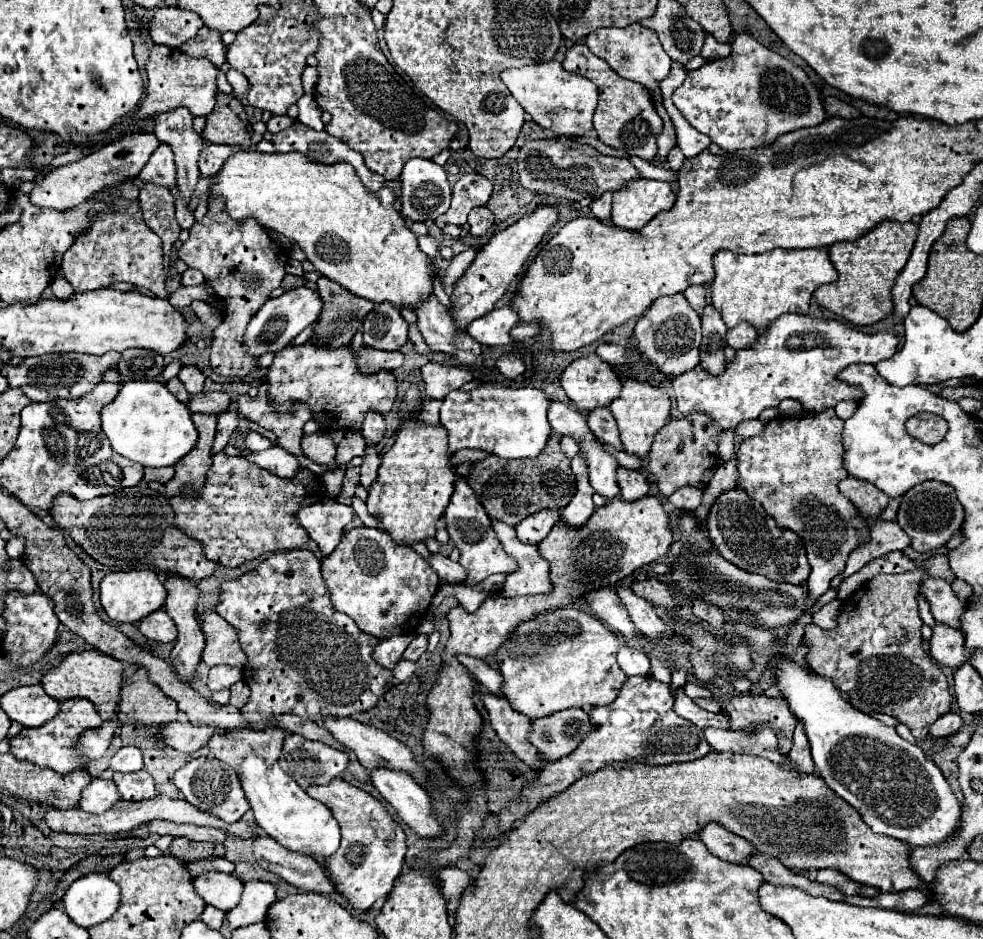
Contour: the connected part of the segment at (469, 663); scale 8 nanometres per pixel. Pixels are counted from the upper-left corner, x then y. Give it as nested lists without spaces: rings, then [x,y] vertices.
[[[459,657],[459,661],[473,673],[473,677],[489,691],[489,693],[493,693],[493,695],[497,695],[497,697],[505,697],[503,695],[503,691],[501,691],[501,673],[495,669],[495,667],[491,667],[491,665],[487,665],[485,661],[481,661],[481,659],[475,659],[475,657]]]

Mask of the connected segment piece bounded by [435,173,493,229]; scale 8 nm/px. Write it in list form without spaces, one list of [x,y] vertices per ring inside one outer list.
[[[465,173],[459,177],[459,181],[453,187],[453,199],[451,199],[451,207],[447,209],[447,213],[443,213],[441,217],[435,219],[435,225],[439,229],[443,229],[449,223],[455,225],[465,225],[467,223],[467,215],[471,209],[481,207],[489,201],[491,197],[491,183],[479,175],[479,173]]]

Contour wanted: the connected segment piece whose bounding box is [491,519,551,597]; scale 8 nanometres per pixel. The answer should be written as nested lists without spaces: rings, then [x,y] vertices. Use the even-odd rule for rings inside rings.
[[[491,519],[491,527],[501,541],[507,555],[517,561],[515,573],[509,573],[503,583],[505,595],[535,595],[535,593],[549,593],[549,565],[539,555],[537,545],[527,545],[517,539],[513,525],[503,525],[503,521]]]

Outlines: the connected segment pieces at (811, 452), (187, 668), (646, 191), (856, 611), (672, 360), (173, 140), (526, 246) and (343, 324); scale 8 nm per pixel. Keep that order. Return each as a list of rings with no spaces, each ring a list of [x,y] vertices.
[[[833,409],[805,413],[803,417],[777,417],[765,425],[761,435],[745,439],[735,455],[739,459],[737,487],[745,489],[755,501],[761,501],[781,527],[799,533],[805,541],[811,563],[807,589],[813,599],[819,599],[829,589],[829,581],[845,569],[849,553],[869,539],[867,519],[859,515],[837,487],[847,477],[841,465],[841,431],[843,421]]]
[[[169,575],[165,579],[165,589],[167,589],[167,601],[165,601],[165,611],[167,615],[173,619],[173,623],[177,625],[177,645],[173,647],[171,651],[171,661],[177,669],[177,675],[181,681],[189,681],[193,675],[195,675],[195,667],[201,659],[201,653],[203,653],[203,645],[205,645],[205,637],[199,629],[199,623],[197,623],[197,601],[199,601],[199,587],[193,585],[191,581],[187,581],[187,577],[179,577],[179,575]]]
[[[649,179],[631,181],[631,185],[613,193],[611,221],[623,229],[641,229],[659,211],[671,209],[675,197],[671,183]]]
[[[913,569],[895,575],[875,575],[869,579],[859,591],[849,595],[843,601],[843,609],[839,613],[839,625],[835,629],[819,629],[809,623],[803,635],[803,647],[807,647],[807,663],[809,667],[829,677],[835,685],[839,685],[845,695],[849,695],[849,703],[863,713],[887,713],[895,717],[899,723],[907,725],[915,739],[925,739],[933,721],[945,715],[951,709],[953,697],[949,695],[949,685],[943,671],[929,659],[923,649],[921,637],[921,617],[917,613],[917,593],[923,581],[923,569]]]
[[[681,293],[665,295],[659,297],[643,317],[639,317],[635,325],[635,339],[639,353],[655,363],[661,373],[667,377],[679,377],[699,365],[701,317],[691,309],[691,305],[687,305],[687,299]]]
[[[179,107],[179,109],[171,109],[167,113],[161,113],[157,115],[155,119],[155,135],[159,141],[165,141],[171,145],[173,153],[175,153],[175,165],[177,165],[177,187],[179,187],[179,195],[177,195],[177,201],[175,201],[175,219],[177,223],[181,225],[181,229],[189,229],[193,223],[195,223],[195,217],[193,213],[189,211],[187,203],[193,195],[193,189],[201,177],[199,173],[199,167],[197,167],[197,161],[199,161],[199,153],[203,149],[203,137],[193,129],[193,117],[191,117],[191,111]]]
[[[541,205],[535,211],[525,213],[519,221],[515,221],[507,229],[495,233],[489,239],[489,243],[481,247],[471,267],[465,271],[465,275],[455,283],[451,291],[453,307],[449,309],[449,313],[453,313],[453,319],[457,321],[459,329],[465,329],[467,323],[471,323],[473,319],[493,311],[495,303],[505,295],[509,283],[519,275],[523,265],[527,265],[529,257],[537,251],[543,237],[557,223],[557,219],[559,219],[559,211],[555,205]]]
[[[319,277],[317,281],[319,295],[325,303],[323,313],[319,315],[319,325],[313,337],[331,347],[345,345],[353,339],[355,331],[361,327],[365,315],[373,309],[373,303],[361,297],[355,297],[335,281]]]

